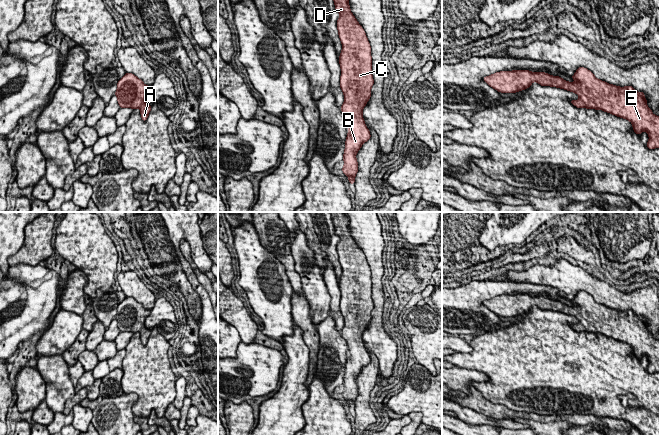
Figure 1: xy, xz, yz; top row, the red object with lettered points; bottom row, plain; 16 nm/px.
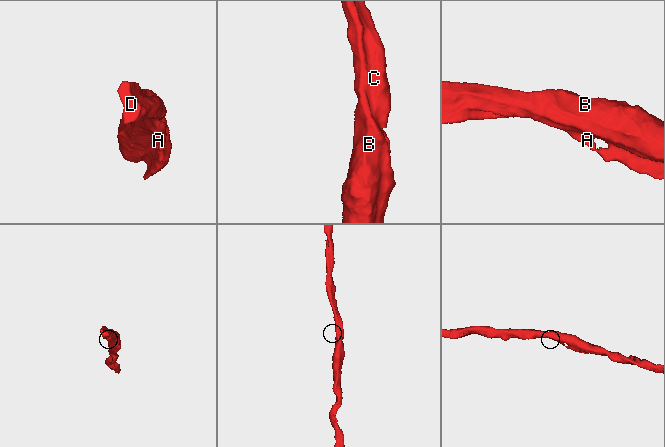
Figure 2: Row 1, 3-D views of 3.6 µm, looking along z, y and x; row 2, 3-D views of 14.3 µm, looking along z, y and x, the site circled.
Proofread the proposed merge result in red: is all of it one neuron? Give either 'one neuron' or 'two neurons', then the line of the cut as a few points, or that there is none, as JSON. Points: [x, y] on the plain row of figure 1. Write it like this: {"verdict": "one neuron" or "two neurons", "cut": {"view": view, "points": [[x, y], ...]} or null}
{"verdict": "one neuron", "cut": null}

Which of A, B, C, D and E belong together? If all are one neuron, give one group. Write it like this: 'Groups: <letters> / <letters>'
Groups: A B C D E

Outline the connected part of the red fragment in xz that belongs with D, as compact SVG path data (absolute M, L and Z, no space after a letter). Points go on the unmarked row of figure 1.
M345 212L329 213L335 233L340 238L337 253L342 267L339 288L340 312L344 318L341 335L348 346L342 395L348 401L349 407L354 408L358 396L356 378L362 368L371 362L362 338L363 332L371 321L371 312L374 308L371 270L364 253L350 234L349 219Z

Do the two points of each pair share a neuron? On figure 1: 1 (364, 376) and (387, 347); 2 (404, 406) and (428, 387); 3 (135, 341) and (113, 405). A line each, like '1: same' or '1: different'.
1: different
2: same
3: different

